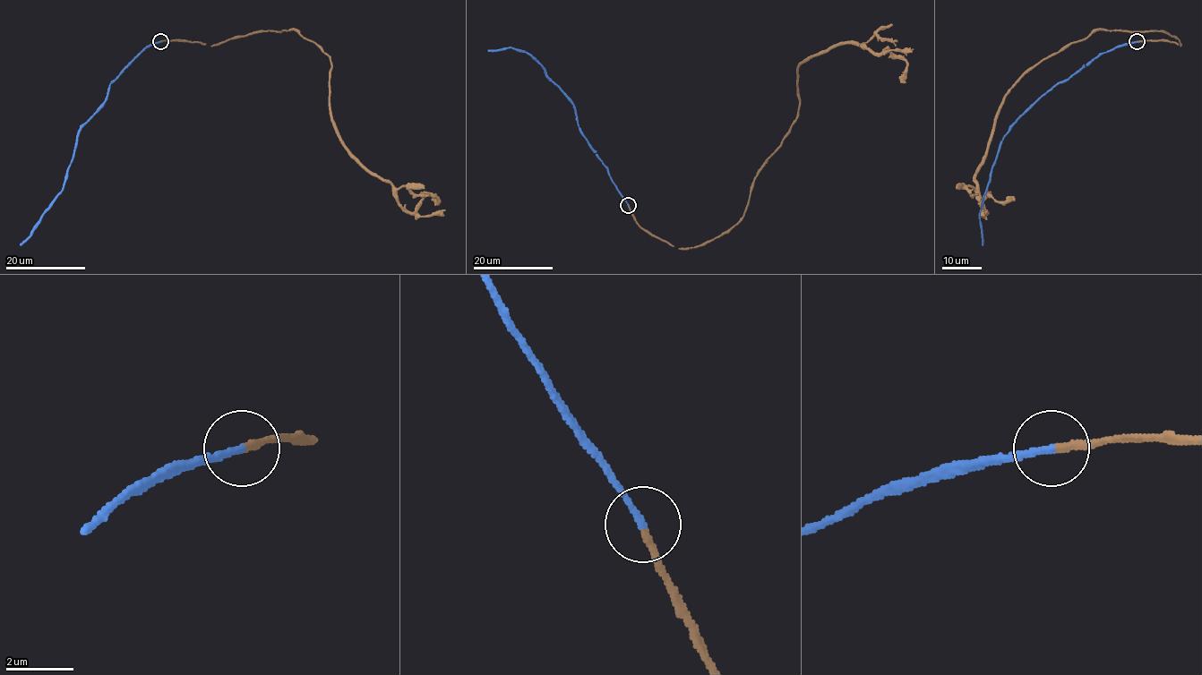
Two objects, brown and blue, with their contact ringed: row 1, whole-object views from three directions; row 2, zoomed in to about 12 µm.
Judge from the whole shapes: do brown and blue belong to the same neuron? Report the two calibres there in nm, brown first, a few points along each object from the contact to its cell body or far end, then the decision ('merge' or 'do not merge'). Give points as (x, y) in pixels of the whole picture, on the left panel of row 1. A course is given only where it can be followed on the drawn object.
200 nm thick on the brown side, 200 nm on the other; brown runs (159, 41), (210, 46), (296, 29), (330, 58), (329, 109), (341, 142), (391, 185), (406, 209), (433, 199); blue runs (159, 41), (150, 44), (110, 84), (103, 106), (81, 128), (61, 192), (21, 245); merge

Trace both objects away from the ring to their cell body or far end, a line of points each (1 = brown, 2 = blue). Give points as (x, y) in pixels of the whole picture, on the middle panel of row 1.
1: (628, 205), (679, 248), (703, 244), (740, 219), (804, 61), (888, 51), (901, 82)
2: (628, 205), (608, 168), (584, 136), (570, 99), (542, 66), (529, 54), (513, 47), (488, 51)

